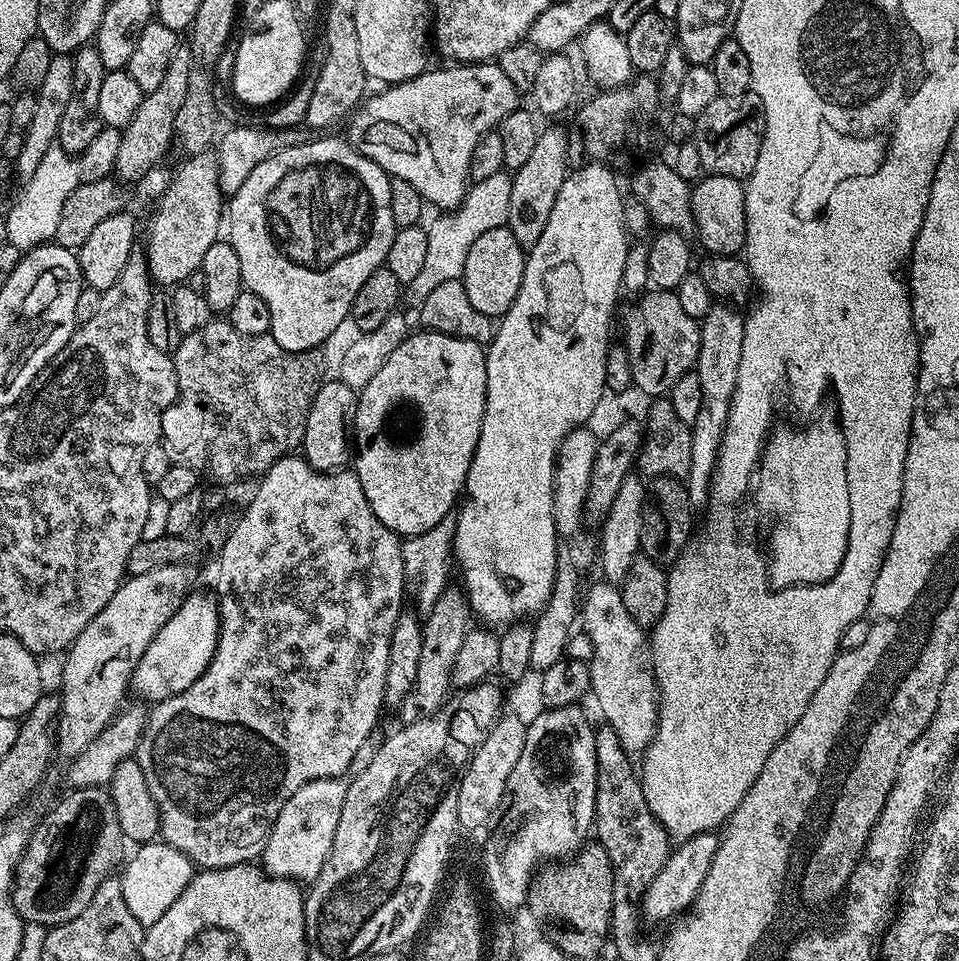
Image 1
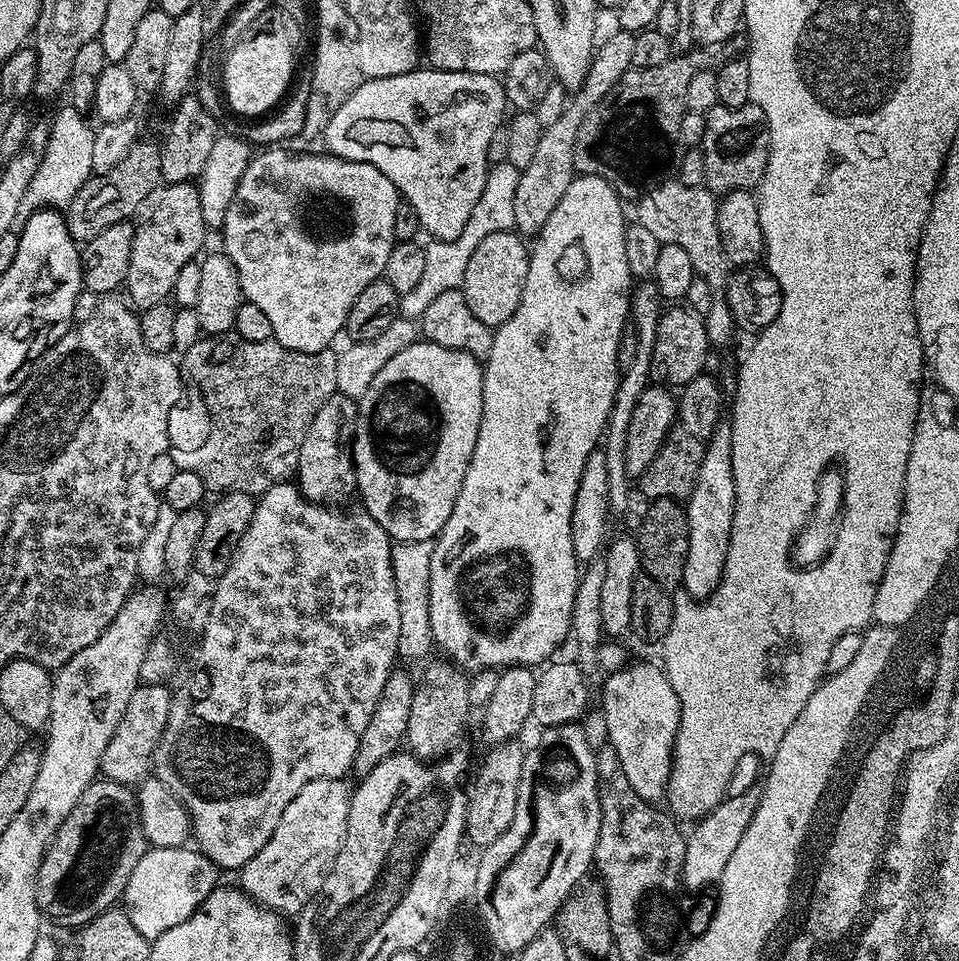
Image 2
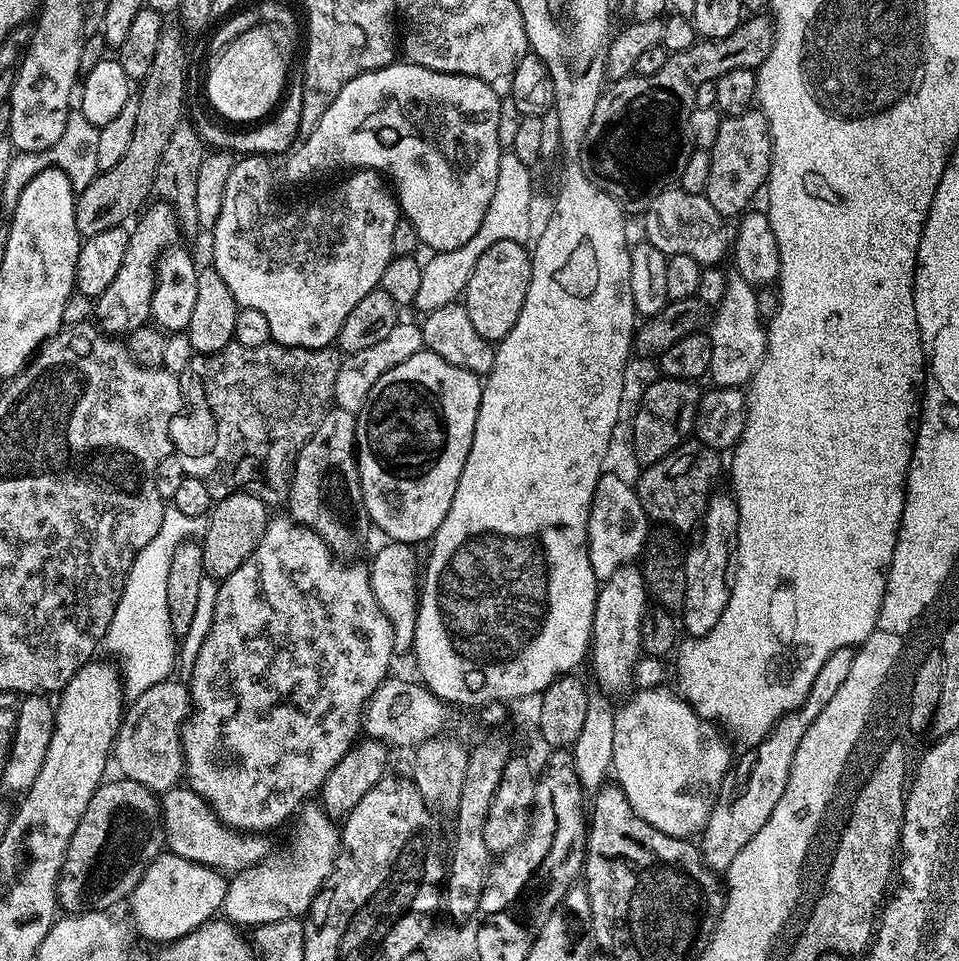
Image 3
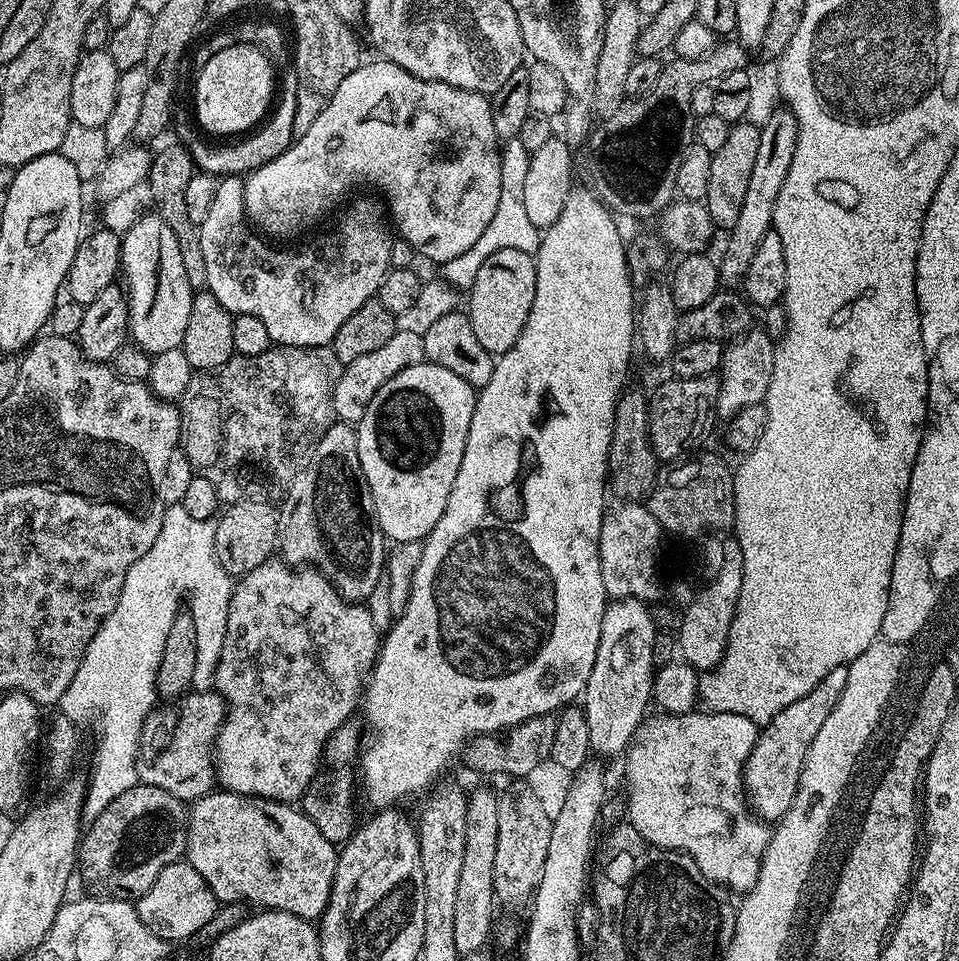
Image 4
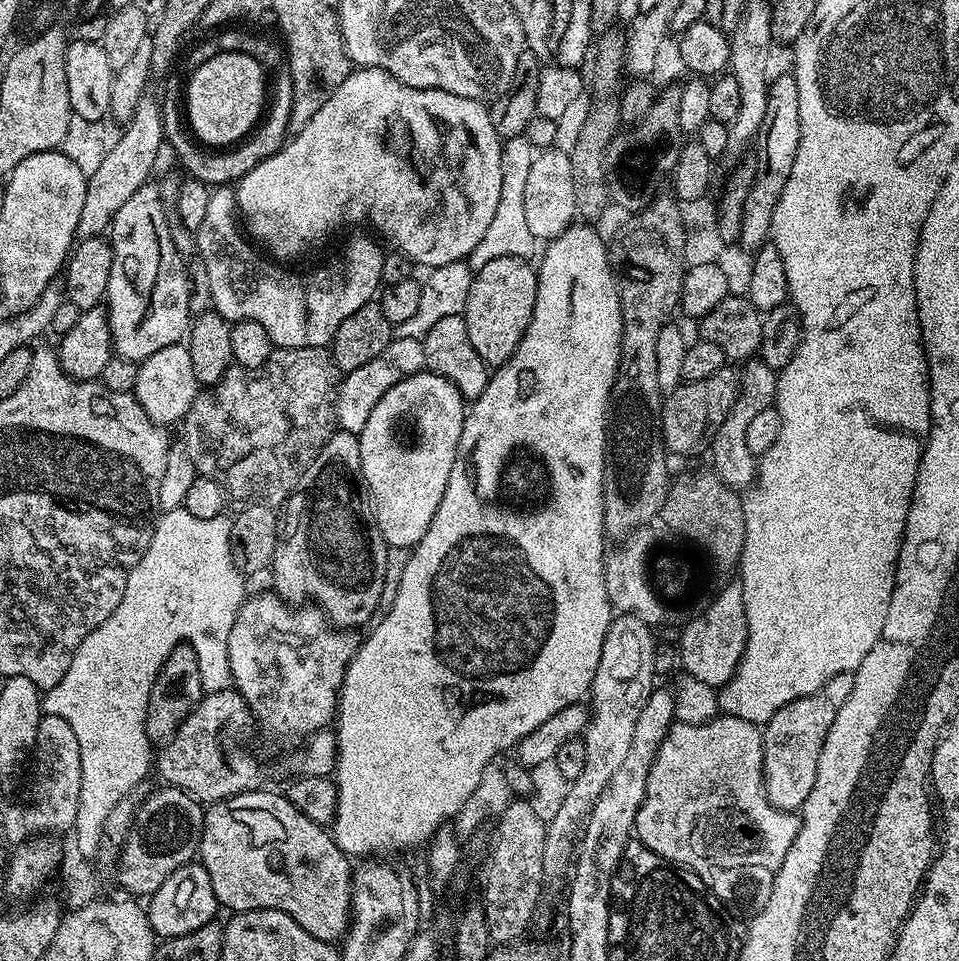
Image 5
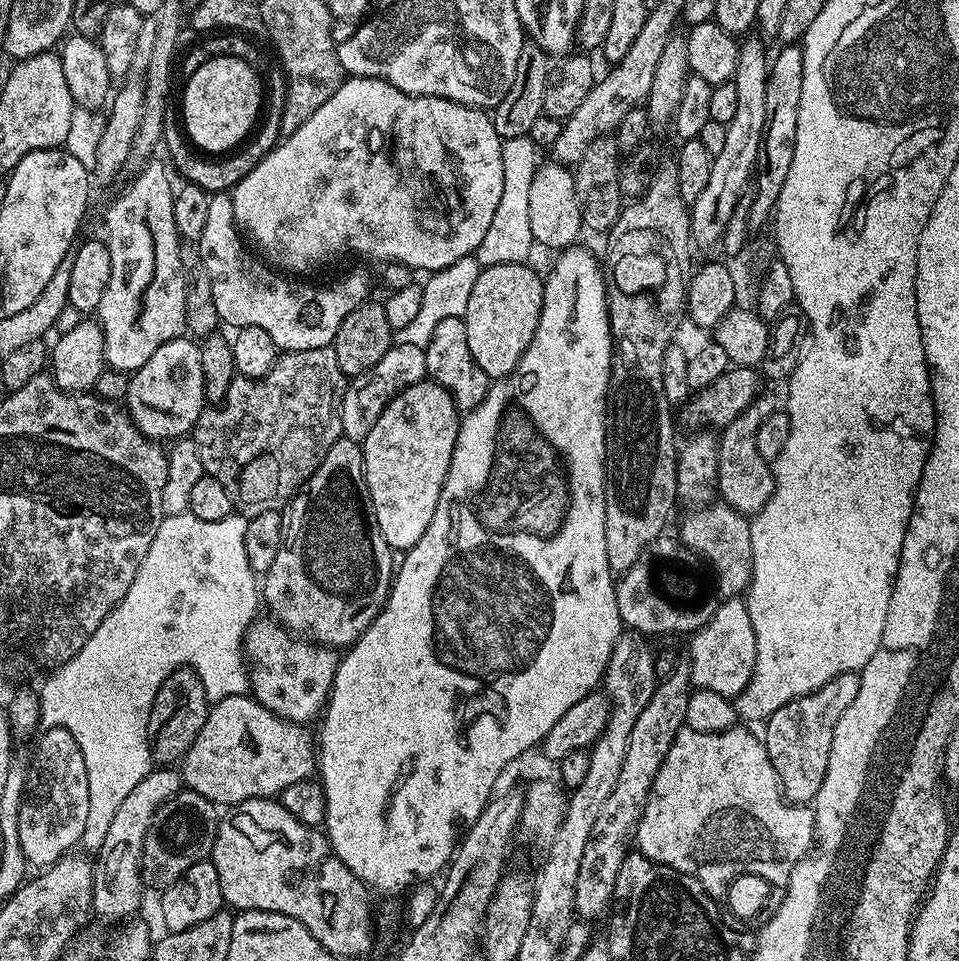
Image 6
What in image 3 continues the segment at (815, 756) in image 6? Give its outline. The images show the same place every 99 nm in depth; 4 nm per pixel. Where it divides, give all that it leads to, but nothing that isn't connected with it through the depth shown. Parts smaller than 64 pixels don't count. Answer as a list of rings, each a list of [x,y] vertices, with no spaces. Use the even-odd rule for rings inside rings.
[[[843,648],[834,650],[822,670],[818,670],[818,678],[814,678],[814,686],[810,686],[810,694],[806,694],[806,703],[795,708],[790,714],[786,714],[772,728],[770,735],[755,745],[752,756],[752,765],[748,768],[748,777],[741,788],[732,789],[725,787],[721,795],[716,797],[716,804],[712,807],[710,818],[706,822],[703,832],[698,836],[700,855],[704,857],[704,865],[711,868],[717,874],[727,873],[730,862],[738,858],[738,850],[770,822],[770,813],[778,804],[778,798],[782,798],[782,790],[786,790],[790,776],[790,766],[794,760],[794,754],[798,750],[798,742],[802,742],[802,734],[810,728],[812,723],[822,714],[826,702],[838,694],[842,682],[846,682],[846,674],[850,674],[850,665],[854,663],[856,648]]]

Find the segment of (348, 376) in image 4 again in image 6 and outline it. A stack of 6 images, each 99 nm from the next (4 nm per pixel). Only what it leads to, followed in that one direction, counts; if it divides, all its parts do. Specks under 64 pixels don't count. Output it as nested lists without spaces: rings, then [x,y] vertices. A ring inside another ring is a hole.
[[[393,343],[386,354],[382,354],[379,362],[374,362],[370,370],[351,377],[344,389],[344,397],[340,403],[340,431],[349,440],[363,442],[366,434],[378,422],[382,410],[404,388],[418,383],[428,376],[426,370],[426,354],[423,347],[418,345],[398,345]]]

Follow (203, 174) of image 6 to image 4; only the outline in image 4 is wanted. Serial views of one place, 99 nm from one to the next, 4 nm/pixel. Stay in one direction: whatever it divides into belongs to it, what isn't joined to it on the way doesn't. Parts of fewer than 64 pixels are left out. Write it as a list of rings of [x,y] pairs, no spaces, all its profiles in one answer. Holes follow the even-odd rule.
[[[288,70],[284,77],[278,80],[278,99],[271,109],[270,115],[255,130],[249,131],[243,138],[233,139],[231,142],[212,142],[207,144],[205,137],[194,129],[193,121],[184,112],[177,111],[174,116],[174,129],[178,135],[179,143],[185,145],[192,155],[193,165],[209,176],[223,178],[226,176],[243,177],[245,174],[257,172],[266,162],[274,162],[292,145],[294,139],[294,106],[298,94],[298,82],[295,71]],[[280,100],[280,101],[279,101]],[[276,108],[276,109],[275,109]],[[272,116],[272,117],[271,117]],[[189,120],[189,121],[188,121]],[[200,136],[201,137],[200,137]],[[245,139],[245,140],[244,140]],[[233,143],[233,144],[232,144]]]

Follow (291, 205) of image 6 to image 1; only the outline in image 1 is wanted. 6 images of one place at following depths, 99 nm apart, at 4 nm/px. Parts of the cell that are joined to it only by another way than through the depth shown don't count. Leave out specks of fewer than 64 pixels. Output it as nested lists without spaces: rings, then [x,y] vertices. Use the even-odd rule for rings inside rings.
[[[481,62],[478,64],[457,63],[444,66],[437,72],[425,70],[421,76],[415,76],[401,84],[385,87],[377,96],[369,95],[347,121],[346,139],[353,148],[357,148],[366,158],[387,172],[389,177],[410,182],[414,190],[436,210],[457,208],[468,193],[472,175],[472,159],[478,142],[487,132],[493,131],[506,114],[517,111],[516,104],[522,99],[521,93],[502,74],[499,63]]]

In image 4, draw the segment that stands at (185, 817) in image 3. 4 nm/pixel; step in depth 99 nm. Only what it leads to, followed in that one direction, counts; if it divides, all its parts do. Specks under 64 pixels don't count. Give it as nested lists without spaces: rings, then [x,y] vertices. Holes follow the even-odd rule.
[[[213,790],[207,796],[191,801],[188,808],[188,851],[186,853],[187,863],[194,866],[194,870],[198,870],[198,874],[202,874],[202,878],[206,878],[206,882],[210,886],[210,890],[215,894],[217,901],[221,905],[239,904],[249,900],[252,904],[260,904],[261,909],[275,910],[278,912],[289,912],[298,918],[309,922],[319,921],[324,915],[328,899],[332,893],[332,883],[334,882],[334,870],[336,869],[336,857],[338,855],[337,845],[332,844],[326,838],[322,838],[318,826],[314,826],[314,822],[310,822],[310,818],[299,807],[293,806],[288,802],[279,800],[262,800],[259,796],[239,796],[236,792],[226,792],[223,790]]]

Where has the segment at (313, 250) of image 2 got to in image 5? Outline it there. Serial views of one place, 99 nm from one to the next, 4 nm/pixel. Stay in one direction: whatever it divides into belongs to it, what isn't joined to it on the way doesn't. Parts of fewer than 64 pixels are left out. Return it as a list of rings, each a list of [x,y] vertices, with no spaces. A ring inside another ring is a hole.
[[[231,187],[212,188],[212,197],[206,209],[202,226],[196,232],[196,245],[204,260],[206,274],[210,274],[210,294],[212,308],[225,320],[249,320],[258,322],[270,334],[276,348],[323,348],[331,345],[334,334],[354,310],[369,303],[382,288],[382,262],[385,249],[379,248],[368,236],[352,236],[344,248],[344,257],[337,264],[324,264],[313,272],[298,272],[300,257],[279,256],[276,248],[268,245],[268,240],[256,236],[250,223],[238,220],[236,194]]]

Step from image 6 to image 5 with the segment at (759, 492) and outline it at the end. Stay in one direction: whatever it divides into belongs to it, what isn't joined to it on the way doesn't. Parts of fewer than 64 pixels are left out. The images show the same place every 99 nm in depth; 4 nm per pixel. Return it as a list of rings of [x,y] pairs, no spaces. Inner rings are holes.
[[[761,358],[743,361],[741,372],[738,372],[738,391],[734,406],[730,406],[728,417],[717,424],[711,433],[712,464],[711,467],[718,475],[737,490],[744,490],[753,483],[758,471],[758,460],[746,450],[746,429],[751,420],[762,414],[762,410],[773,407],[776,399],[777,369],[771,368]]]

